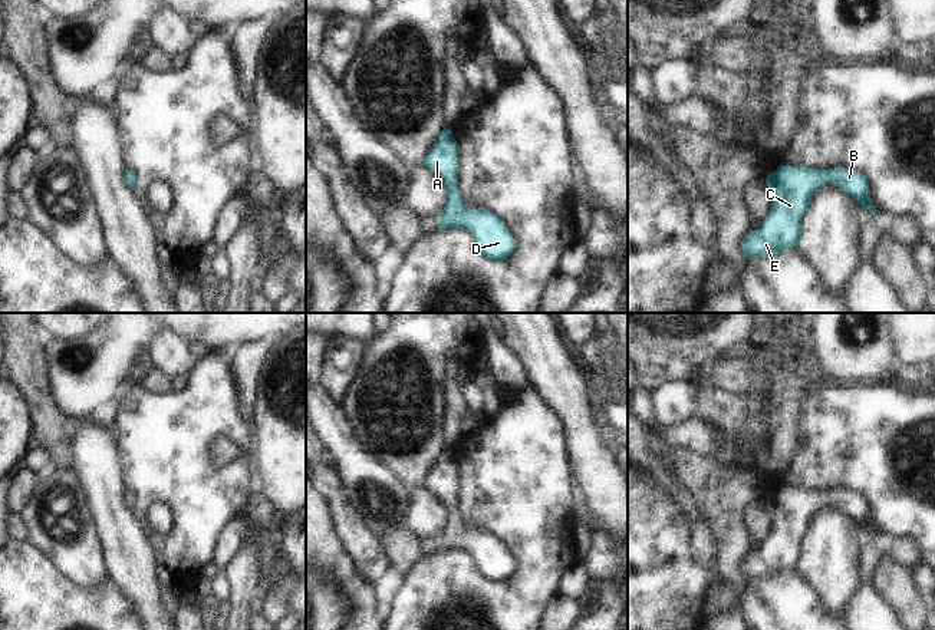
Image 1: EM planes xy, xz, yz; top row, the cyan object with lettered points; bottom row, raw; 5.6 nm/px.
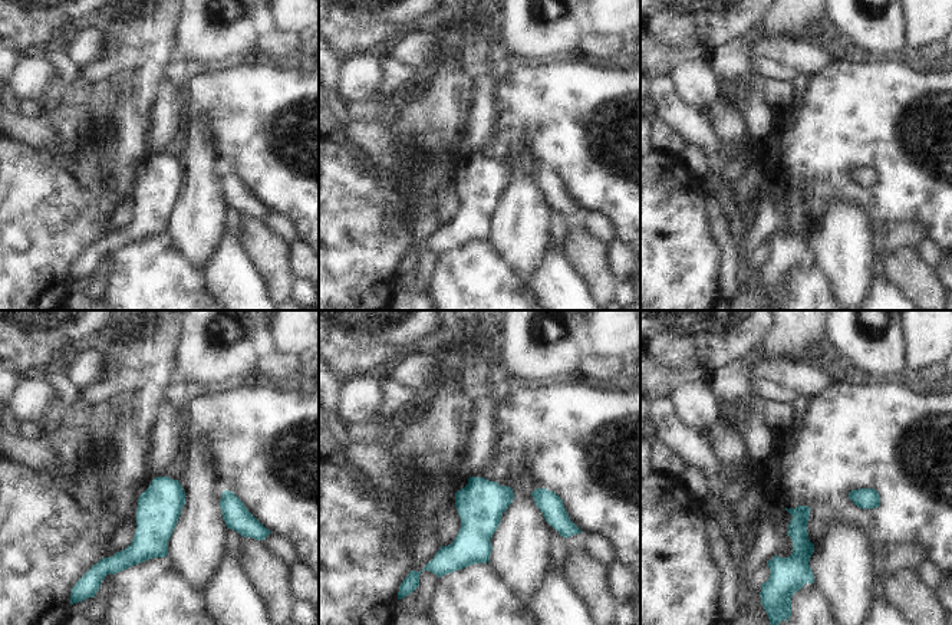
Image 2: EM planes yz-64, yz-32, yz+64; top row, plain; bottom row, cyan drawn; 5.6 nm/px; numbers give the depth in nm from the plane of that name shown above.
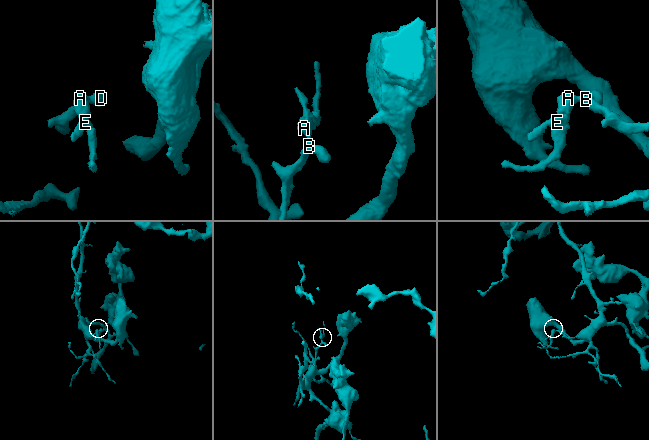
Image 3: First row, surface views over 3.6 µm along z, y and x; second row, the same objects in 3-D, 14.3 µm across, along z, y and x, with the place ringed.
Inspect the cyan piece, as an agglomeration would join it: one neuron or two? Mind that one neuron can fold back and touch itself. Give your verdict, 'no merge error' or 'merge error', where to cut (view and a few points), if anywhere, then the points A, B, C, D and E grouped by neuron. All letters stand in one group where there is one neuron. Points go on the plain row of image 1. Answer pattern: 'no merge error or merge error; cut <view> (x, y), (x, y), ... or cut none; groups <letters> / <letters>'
no merge error; cut none; groups A B C D E

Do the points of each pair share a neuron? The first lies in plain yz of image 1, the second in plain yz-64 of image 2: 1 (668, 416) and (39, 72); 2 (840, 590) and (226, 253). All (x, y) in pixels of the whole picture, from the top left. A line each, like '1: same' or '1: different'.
1: same
2: different

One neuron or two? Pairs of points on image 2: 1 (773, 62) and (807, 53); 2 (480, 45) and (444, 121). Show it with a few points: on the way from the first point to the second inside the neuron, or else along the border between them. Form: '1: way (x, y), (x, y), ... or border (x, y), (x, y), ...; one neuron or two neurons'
1: way (781, 61), (799, 59); one neuron
2: way (461, 63), (453, 72), (447, 102); one neuron

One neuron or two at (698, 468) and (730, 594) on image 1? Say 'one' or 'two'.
two

